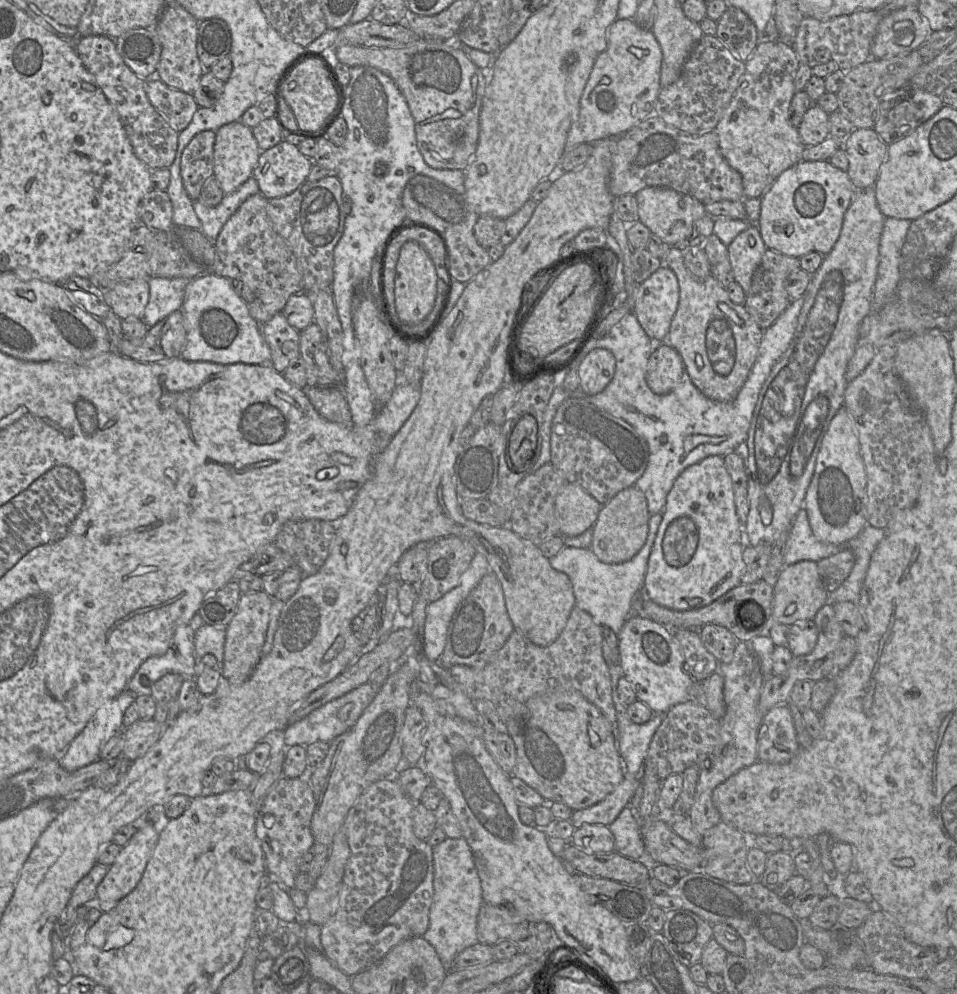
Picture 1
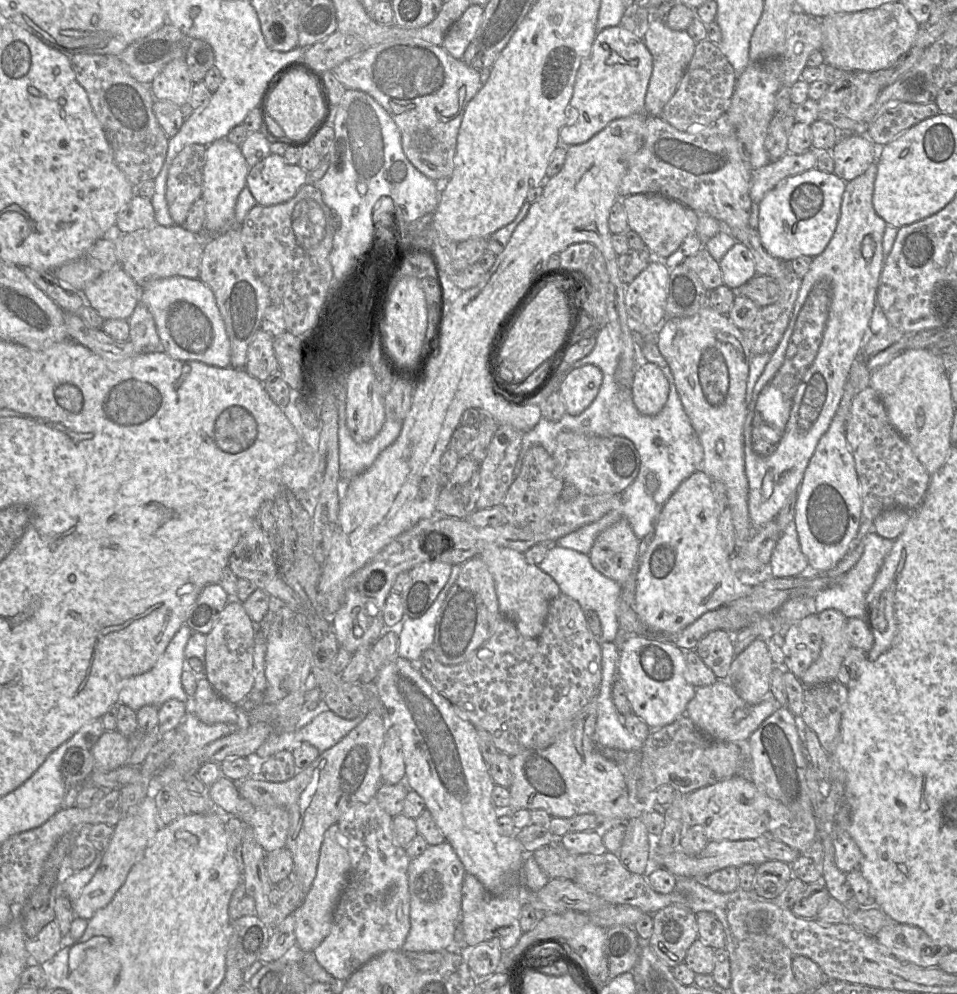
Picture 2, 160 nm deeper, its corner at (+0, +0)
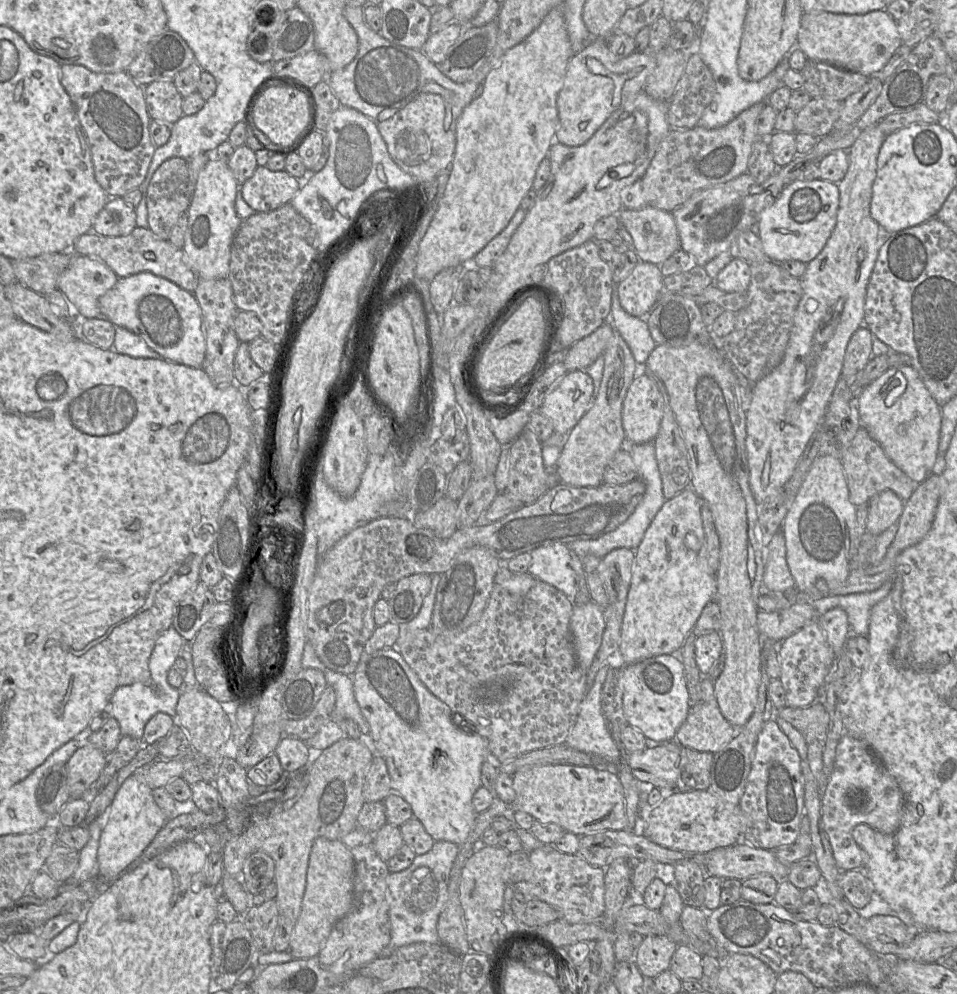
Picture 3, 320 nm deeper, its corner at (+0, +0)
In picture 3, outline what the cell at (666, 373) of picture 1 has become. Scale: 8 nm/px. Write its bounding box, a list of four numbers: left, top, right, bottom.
[622,373,663,444]

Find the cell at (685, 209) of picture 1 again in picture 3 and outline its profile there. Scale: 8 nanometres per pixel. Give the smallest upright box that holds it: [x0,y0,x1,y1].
[618,207,681,265]

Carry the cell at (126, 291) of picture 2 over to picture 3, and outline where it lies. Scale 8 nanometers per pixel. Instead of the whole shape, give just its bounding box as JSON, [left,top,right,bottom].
[57,255,118,319]

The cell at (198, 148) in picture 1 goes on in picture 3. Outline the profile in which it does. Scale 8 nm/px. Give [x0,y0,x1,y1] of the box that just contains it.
[145,157,192,240]

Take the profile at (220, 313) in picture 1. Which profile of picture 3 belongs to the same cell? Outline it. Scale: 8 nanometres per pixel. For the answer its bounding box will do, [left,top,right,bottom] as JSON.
[99,272,206,368]

